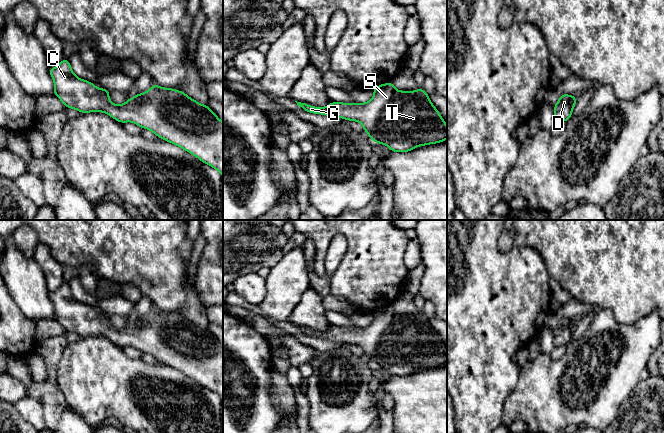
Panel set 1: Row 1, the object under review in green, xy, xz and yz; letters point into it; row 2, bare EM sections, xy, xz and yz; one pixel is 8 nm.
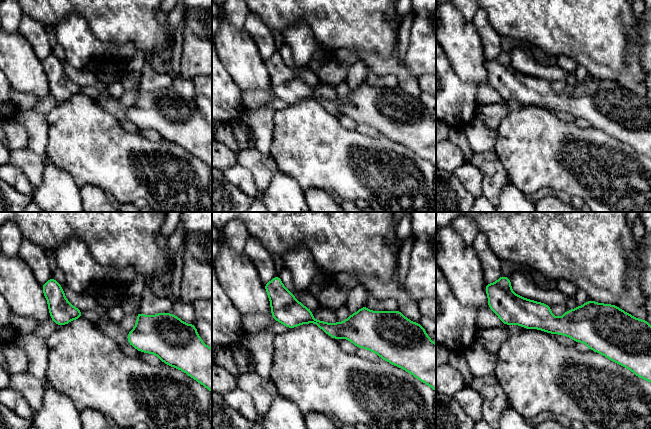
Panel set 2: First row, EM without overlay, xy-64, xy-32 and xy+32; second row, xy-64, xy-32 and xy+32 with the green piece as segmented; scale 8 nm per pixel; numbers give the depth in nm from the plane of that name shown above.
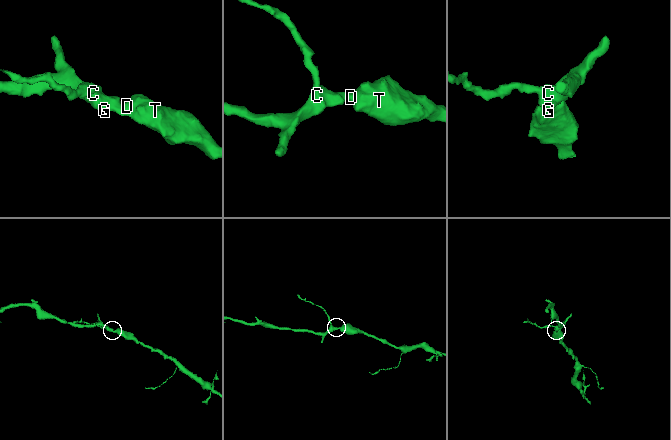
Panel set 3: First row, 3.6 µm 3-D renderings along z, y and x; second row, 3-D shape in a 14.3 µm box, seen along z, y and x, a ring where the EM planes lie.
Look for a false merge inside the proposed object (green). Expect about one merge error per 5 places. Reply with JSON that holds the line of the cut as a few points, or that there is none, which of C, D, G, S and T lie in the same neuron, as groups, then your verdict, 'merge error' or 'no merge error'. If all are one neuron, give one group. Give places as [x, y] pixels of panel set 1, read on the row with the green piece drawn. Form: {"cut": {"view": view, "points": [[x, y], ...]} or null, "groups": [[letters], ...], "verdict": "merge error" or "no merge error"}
{"cut": null, "groups": [["C", "D", "G", "S", "T"]], "verdict": "no merge error"}

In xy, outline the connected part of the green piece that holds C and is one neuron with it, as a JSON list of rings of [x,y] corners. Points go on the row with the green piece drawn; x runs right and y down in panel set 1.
[[[64,58],[59,65],[50,68],[49,73],[54,81],[54,94],[62,101],[65,107],[76,109],[82,114],[88,112],[103,112],[120,123],[133,122],[141,128],[152,131],[162,140],[168,141],[191,153],[203,163],[215,168],[223,177],[223,122],[208,105],[198,103],[183,91],[162,88],[154,84],[146,92],[135,94],[133,98],[126,100],[124,104],[119,106],[110,101],[110,92],[107,89],[98,89],[92,82],[78,78],[73,73],[68,59]]]

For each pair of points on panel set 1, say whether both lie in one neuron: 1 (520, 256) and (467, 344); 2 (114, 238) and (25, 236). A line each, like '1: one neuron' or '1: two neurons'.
1: one neuron
2: two neurons

